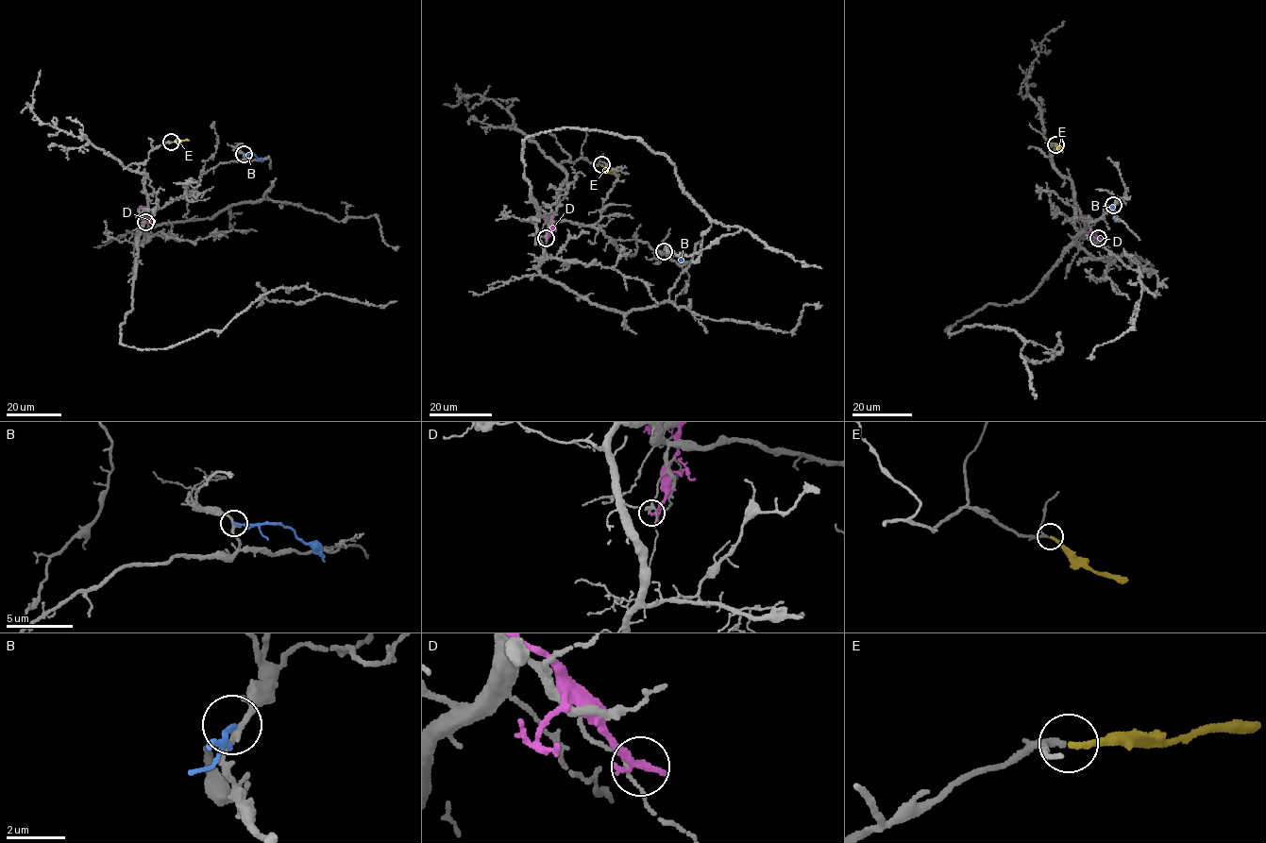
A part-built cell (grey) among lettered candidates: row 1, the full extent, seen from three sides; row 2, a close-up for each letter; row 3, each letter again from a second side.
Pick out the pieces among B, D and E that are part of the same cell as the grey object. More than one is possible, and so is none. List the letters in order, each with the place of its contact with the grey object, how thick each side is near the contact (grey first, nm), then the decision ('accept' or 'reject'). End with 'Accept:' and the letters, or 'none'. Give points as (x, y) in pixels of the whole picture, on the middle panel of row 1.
B: meets grey at (664, 251); 200 nm thick on the grey side, 180 nm on the other; reject
D: meets grey at (546, 238); 200 nm thick on the grey side, 280 nm on the other; reject
E: meets grey at (601, 164); 150 nm thick on the grey side, 200 nm on the other; accept
Accept: E

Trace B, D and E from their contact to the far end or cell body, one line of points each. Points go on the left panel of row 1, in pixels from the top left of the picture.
B: (244, 154), (253, 154), (261, 162)
D: (145, 222), (145, 210), (139, 207)
E: (171, 142), (188, 140)

